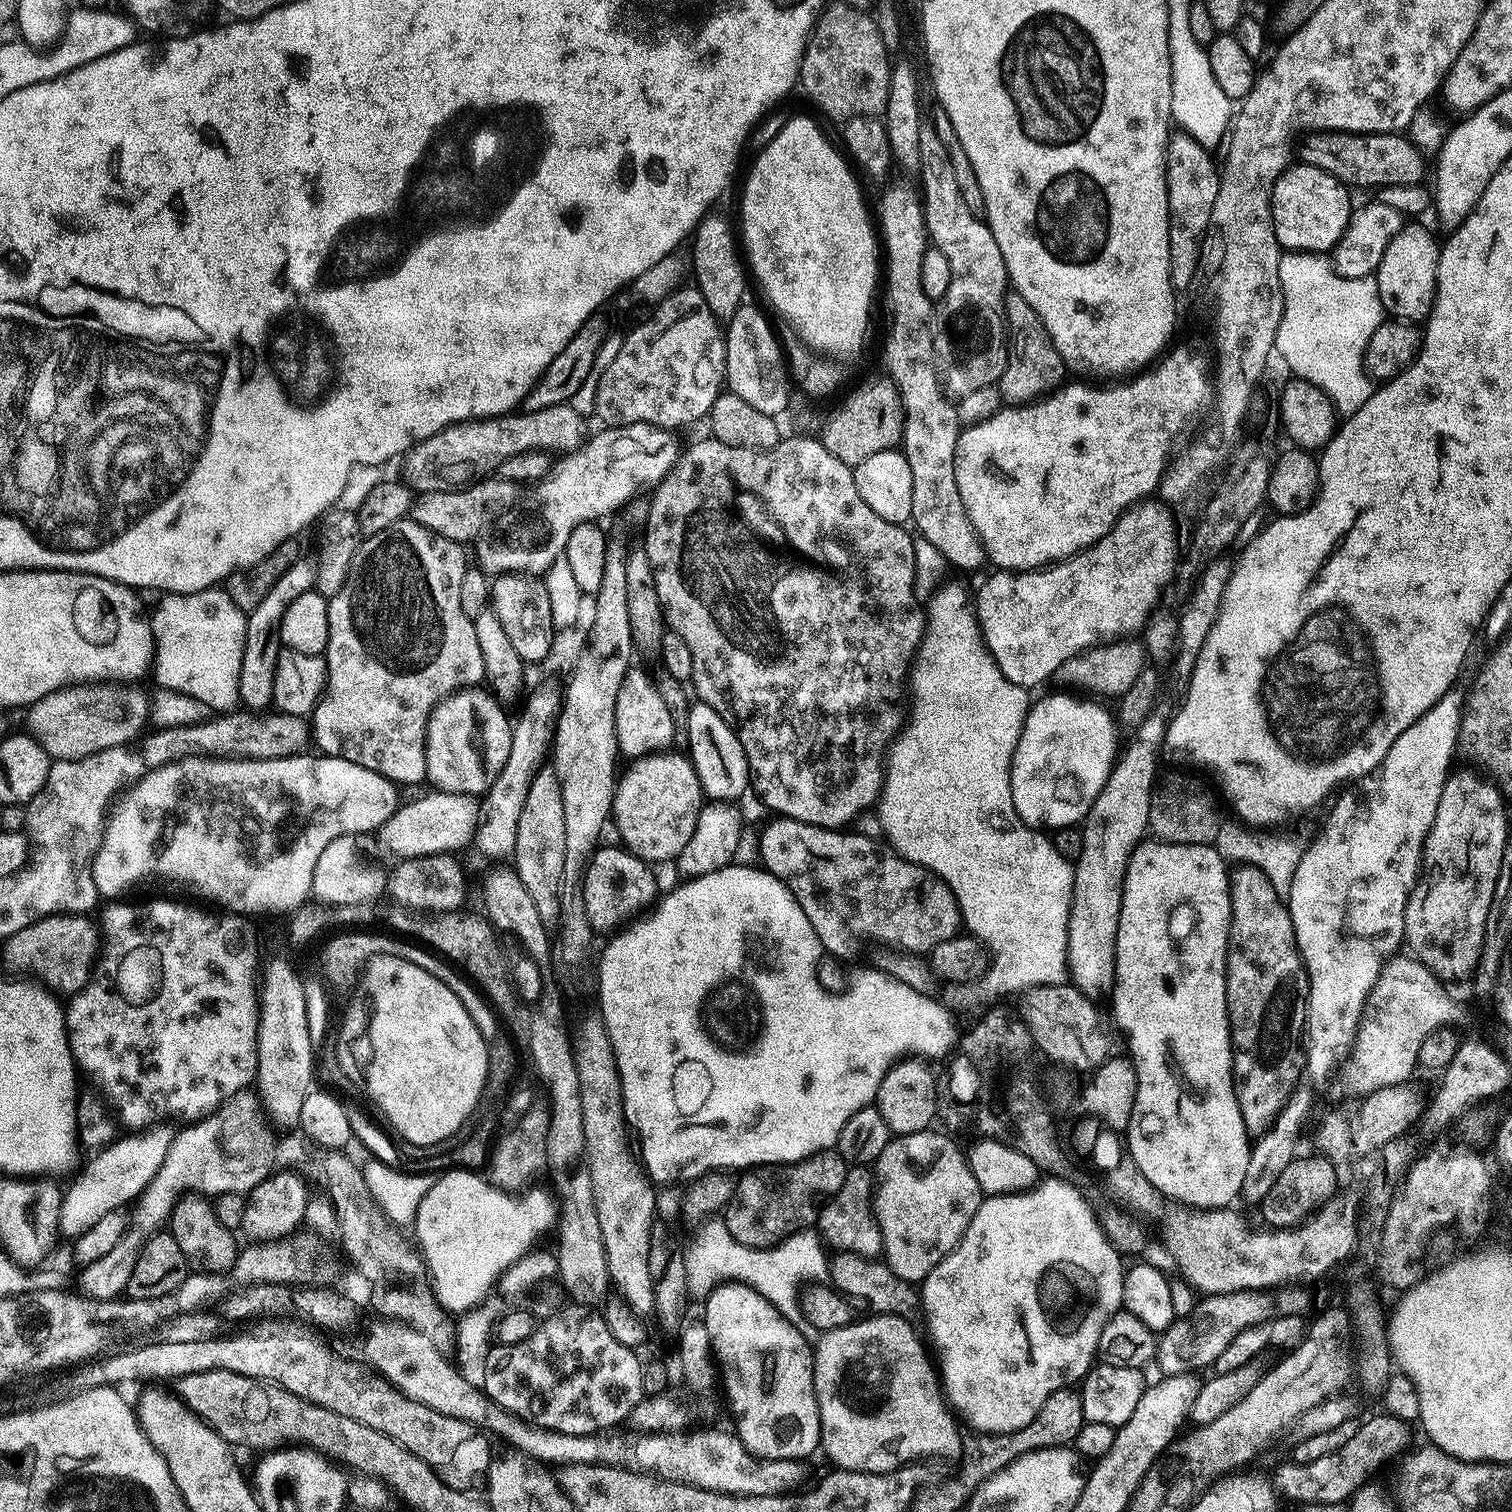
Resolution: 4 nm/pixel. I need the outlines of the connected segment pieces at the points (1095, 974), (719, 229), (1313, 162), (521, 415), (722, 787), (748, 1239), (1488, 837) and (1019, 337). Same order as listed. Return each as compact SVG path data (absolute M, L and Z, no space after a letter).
M1154 710L1146 718L1146 722L1138 726L1138 730L1129 739L1132 741L1129 742L1128 749L1125 752L1123 749L1113 764L1104 789L1098 794L1094 806L1090 806L1087 816L1082 821L1082 858L1074 861L1074 886L1068 915L1068 975L1074 987L1089 998L1096 998L1099 992L1111 993L1112 987L1116 984L1116 939L1120 925L1124 879L1128 864L1132 860L1132 851L1142 843L1149 831L1152 794L1158 784L1156 759L1160 756L1160 747L1163 749L1166 744L1168 722L1167 715L1163 716L1160 710Z
M709 214L700 221L700 225L691 237L691 244L690 272L691 275L692 272L696 275L695 287L700 289L702 298L706 298L706 306L710 306L710 310L716 315L717 320L727 322L746 300L746 296L744 296L746 264L742 259L737 237L736 240L732 237L732 228L722 217Z
M1309 131L1300 144L1299 159L1310 166L1326 170L1343 184L1379 189L1393 184L1418 184L1425 178L1424 162L1419 149L1407 135L1395 132L1357 134L1355 132Z
M566 403L533 412L520 410L515 414L451 424L408 449L403 457L403 483L416 494L442 490L455 492L495 473L500 464L514 458L514 454L537 452L544 448L575 450L585 439L586 431L583 418L572 407L571 403Z
M699 702L689 710L690 744L687 755L696 768L703 795L712 802L736 802L739 796L749 791L750 773L742 742L738 742L736 731L720 717L718 710Z
M836 1150L819 1152L793 1164L749 1168L737 1179L734 1194L722 1209L726 1230L742 1246L773 1248L787 1236L811 1229L819 1221L821 1208L842 1186L848 1169L844 1157Z
M1456 771L1449 775L1448 781L1444 784L1442 790L1442 798L1438 798L1438 814L1434 818L1434 826L1430 826L1430 834L1424 843L1424 858L1420 862L1420 874L1416 885L1412 888L1410 898L1406 902L1406 918L1404 919L1404 939L1411 955L1424 963L1429 970L1440 977L1441 981L1448 980L1464 980L1475 973L1479 966L1480 955L1484 946L1484 931L1486 930L1486 914L1490 914L1490 902L1494 898L1494 886L1498 882L1498 870L1502 866L1502 850L1506 846L1506 838L1510 834L1508 828L1508 812L1504 809L1506 803L1505 797L1502 795L1495 783L1487 782L1486 784L1480 777L1474 776L1470 772Z
M1012 294L1006 300L1006 319L1010 325L1010 336L1014 343L1008 354L1008 365L998 382L1001 401L1008 406L1025 406L1055 393L1065 383L1066 365L1058 354L1042 318L1026 302L1026 298Z

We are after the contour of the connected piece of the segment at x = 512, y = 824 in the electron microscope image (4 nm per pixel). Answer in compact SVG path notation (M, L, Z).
M540 684L531 692L532 689L519 709L520 717L515 717L512 725L510 758L506 758L506 766L502 766L498 778L488 789L482 802L484 817L474 835L474 844L488 856L511 857L515 853L516 827L522 814L522 806L526 802L526 794L538 766L549 759L552 741L556 738L556 720L560 716L560 705L564 703L561 685Z

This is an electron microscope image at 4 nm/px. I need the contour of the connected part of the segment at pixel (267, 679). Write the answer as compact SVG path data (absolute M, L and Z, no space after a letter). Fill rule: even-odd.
M301 558L294 561L290 570L286 570L286 574L282 574L282 578L278 578L278 582L270 586L270 594L266 594L266 598L262 598L262 602L258 602L258 606L254 606L254 610L247 613L246 642L240 671L240 698L247 709L264 710L272 704L274 670L278 662L278 654L282 650L280 642L282 614L286 614L286 606L290 606L294 598L313 591L316 580L315 565L309 559L306 560Z

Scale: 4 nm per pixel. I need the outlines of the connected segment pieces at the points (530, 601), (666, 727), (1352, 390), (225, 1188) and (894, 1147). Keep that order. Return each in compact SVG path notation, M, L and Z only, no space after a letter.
M500 574L491 581L491 611L495 612L498 622L502 622L514 650L529 665L544 660L552 652L552 632L554 625L550 618L550 597L546 595L543 579L532 574Z
M633 666L622 678L622 686L618 686L618 702L614 706L614 726L616 727L616 746L621 757L639 758L663 753L672 748L674 738L674 724L671 722L670 713L666 710L662 694L659 693L657 683L653 677L648 677L639 666Z
M1285 251L1280 257L1278 278L1284 291L1284 313L1278 326L1275 351L1278 356L1280 352L1293 377L1321 388L1331 397L1332 404L1341 417L1352 416L1374 391L1374 381L1364 369L1364 356L1374 330L1378 330L1378 326L1386 319L1375 275L1346 278L1333 269L1332 261L1327 255Z
M245 1090L225 1101L217 1112L210 1113L204 1120L197 1120L181 1127L184 1129L173 1135L172 1145L166 1150L166 1158L162 1166L158 1166L158 1172L154 1174L152 1181L136 1197L134 1207L131 1209L132 1216L130 1212L130 1223L125 1227L122 1238L118 1238L117 1244L110 1249L110 1254L102 1254L98 1262L83 1265L79 1269L81 1293L98 1302L107 1302L119 1297L127 1289L135 1264L139 1260L140 1251L152 1236L169 1223L172 1211L185 1194L199 1194L205 1198L215 1198L227 1192L247 1194L267 1176L273 1175L272 1163L276 1160L276 1144L272 1141L271 1134L264 1129L264 1124L266 1125L266 1120L262 1115L257 1093Z
M925 1130L918 1134L892 1136L874 1165L874 1191L872 1212L882 1234L883 1263L898 1278L909 1282L923 1282L957 1246L966 1234L974 1214L978 1210L982 1193L968 1165L968 1157L948 1136L937 1130Z

